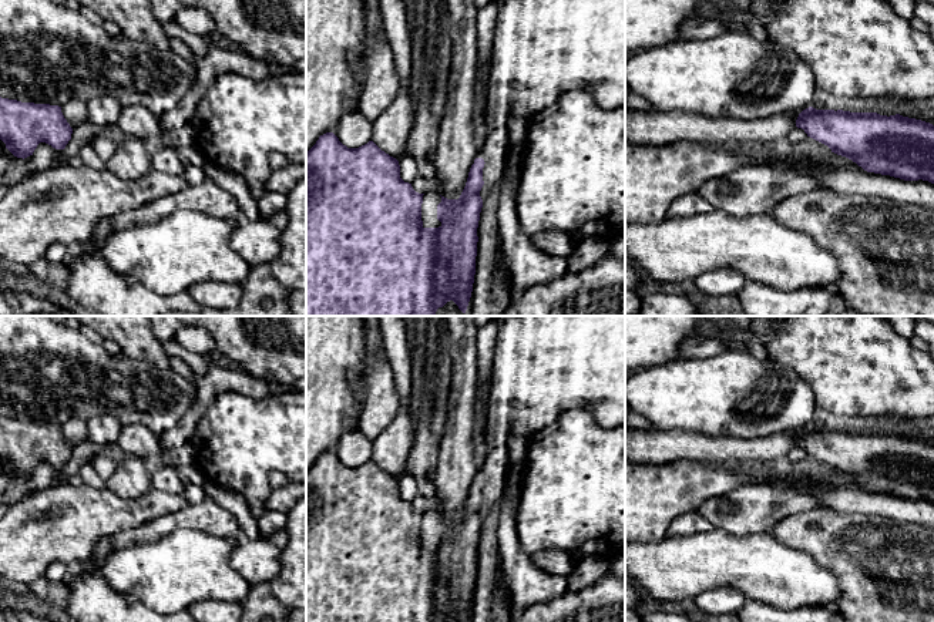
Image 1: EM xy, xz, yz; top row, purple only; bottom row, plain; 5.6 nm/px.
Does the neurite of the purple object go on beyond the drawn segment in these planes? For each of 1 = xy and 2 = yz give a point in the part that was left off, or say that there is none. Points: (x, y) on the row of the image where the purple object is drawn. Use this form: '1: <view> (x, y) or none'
1: none
2: none

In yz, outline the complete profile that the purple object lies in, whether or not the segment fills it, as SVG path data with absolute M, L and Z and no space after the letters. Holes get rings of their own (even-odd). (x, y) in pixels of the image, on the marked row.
M803 110L796 127L867 172L934 184L934 125L877 112Z

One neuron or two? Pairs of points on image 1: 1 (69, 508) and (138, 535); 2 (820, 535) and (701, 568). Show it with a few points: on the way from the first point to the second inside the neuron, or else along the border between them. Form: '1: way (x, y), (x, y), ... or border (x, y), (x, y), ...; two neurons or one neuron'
1: border (155, 517), (134, 528), (104, 535), (94, 545); two neurons
2: border (770, 533), (785, 544), (800, 548), (816, 560); two neurons

